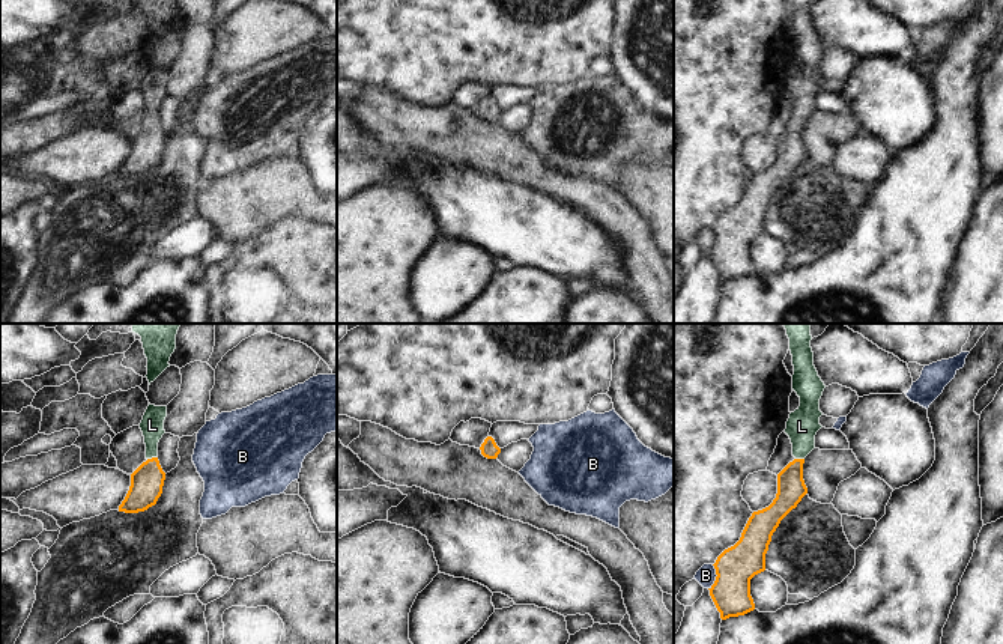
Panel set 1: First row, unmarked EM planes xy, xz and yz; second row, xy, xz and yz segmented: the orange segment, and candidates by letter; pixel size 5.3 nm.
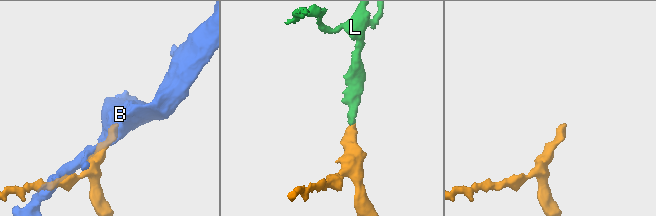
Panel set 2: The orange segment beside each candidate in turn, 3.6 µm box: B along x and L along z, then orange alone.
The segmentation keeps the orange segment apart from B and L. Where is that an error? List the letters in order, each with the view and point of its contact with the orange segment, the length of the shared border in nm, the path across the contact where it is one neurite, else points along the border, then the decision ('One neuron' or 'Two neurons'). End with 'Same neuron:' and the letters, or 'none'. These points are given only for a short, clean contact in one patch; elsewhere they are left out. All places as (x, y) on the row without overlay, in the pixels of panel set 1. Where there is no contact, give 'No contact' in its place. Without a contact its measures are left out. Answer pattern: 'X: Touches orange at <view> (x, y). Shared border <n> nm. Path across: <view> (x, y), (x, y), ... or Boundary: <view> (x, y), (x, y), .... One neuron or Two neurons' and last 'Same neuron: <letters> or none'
B: Touches orange at yz (716, 239). Shared border 140 nm. Boundary: yz (713, 227), (716, 243), (709, 252). Two neurons
L: Touches orange at xy (152, 121). Shared border 50 nm. Path across: xy (146, 145), (152, 121), (152, 88). One neuron
Same neuron: L

